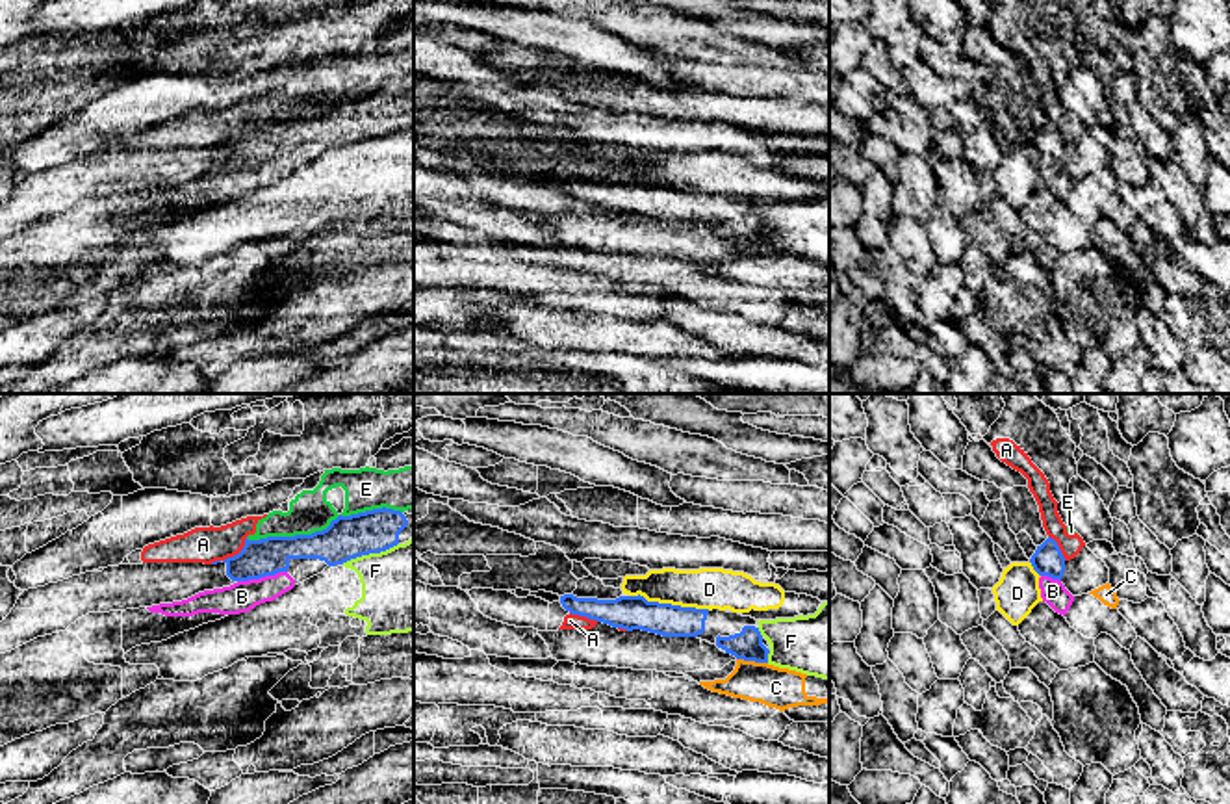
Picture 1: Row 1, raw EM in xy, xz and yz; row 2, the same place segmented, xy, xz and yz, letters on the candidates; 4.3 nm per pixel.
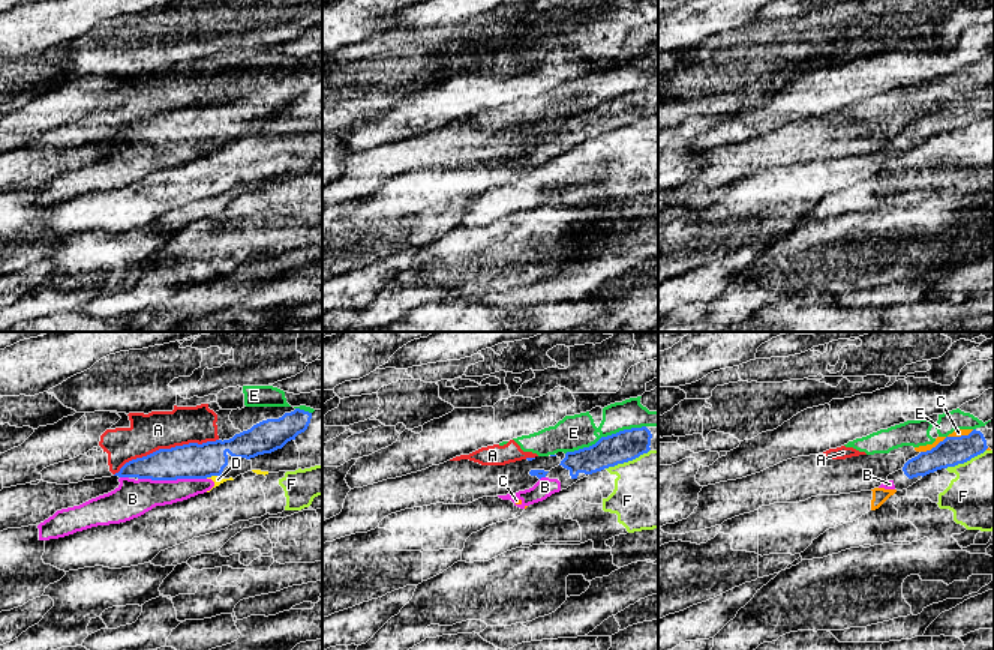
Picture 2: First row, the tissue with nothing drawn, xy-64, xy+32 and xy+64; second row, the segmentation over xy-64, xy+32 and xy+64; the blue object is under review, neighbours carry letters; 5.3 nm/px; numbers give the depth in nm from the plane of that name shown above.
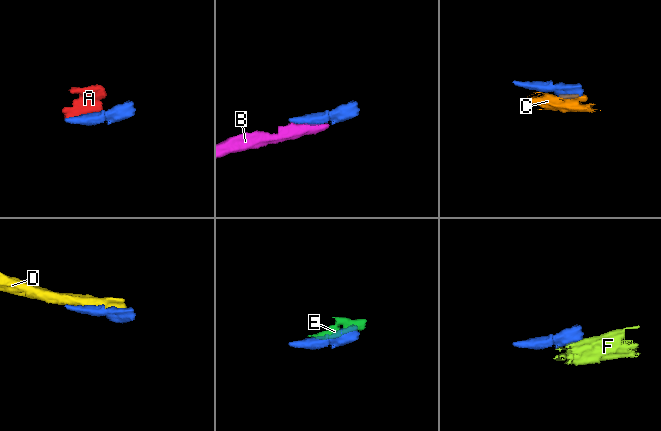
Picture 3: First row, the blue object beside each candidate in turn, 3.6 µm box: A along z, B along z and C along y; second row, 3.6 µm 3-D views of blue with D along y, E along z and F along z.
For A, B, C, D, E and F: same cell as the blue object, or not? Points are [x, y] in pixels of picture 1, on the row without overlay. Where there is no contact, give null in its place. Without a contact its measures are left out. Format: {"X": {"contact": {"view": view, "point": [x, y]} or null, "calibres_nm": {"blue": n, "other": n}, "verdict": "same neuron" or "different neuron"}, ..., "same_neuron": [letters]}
{"A": {"contact": {"view": "xy", "point": [240, 136]}, "calibres_nm": {"blue": 160, "other": 160}, "verdict": "different neuron"}, "B": {"contact": {"view": "xy", "point": [262, 160]}, "calibres_nm": {"blue": 160, "other": 140}, "verdict": "same neuron"}, "C": {"contact": {"view": "xz", "point": [752, 244]}, "calibres_nm": {"blue": 130, "other": 180}, "verdict": "different neuron"}, "D": {"contact": {"view": "xz", "point": [670, 188]}, "calibres_nm": {"blue": 150, "other": 180}, "verdict": "different neuron"}, "E": {"contact": {"view": "xy", "point": [323, 114]}, "calibres_nm": {"blue": 190, "other": 180}, "verdict": "different neuron"}, "F": {"contact": {"view": "xy", "point": [370, 136]}, "calibres_nm": {"blue": 190, "other": 380}, "verdict": "different neuron"}, "same_neuron": ["B"]}

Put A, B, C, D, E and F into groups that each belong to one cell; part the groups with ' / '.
A E / B / C / D / F

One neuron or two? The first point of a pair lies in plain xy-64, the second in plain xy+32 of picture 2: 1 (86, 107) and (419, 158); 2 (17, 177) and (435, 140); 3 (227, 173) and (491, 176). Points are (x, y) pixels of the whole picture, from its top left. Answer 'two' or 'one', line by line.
1: two
2: one
3: two

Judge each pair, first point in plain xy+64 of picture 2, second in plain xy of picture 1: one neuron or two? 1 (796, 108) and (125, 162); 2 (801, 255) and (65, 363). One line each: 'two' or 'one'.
1: two
2: one

